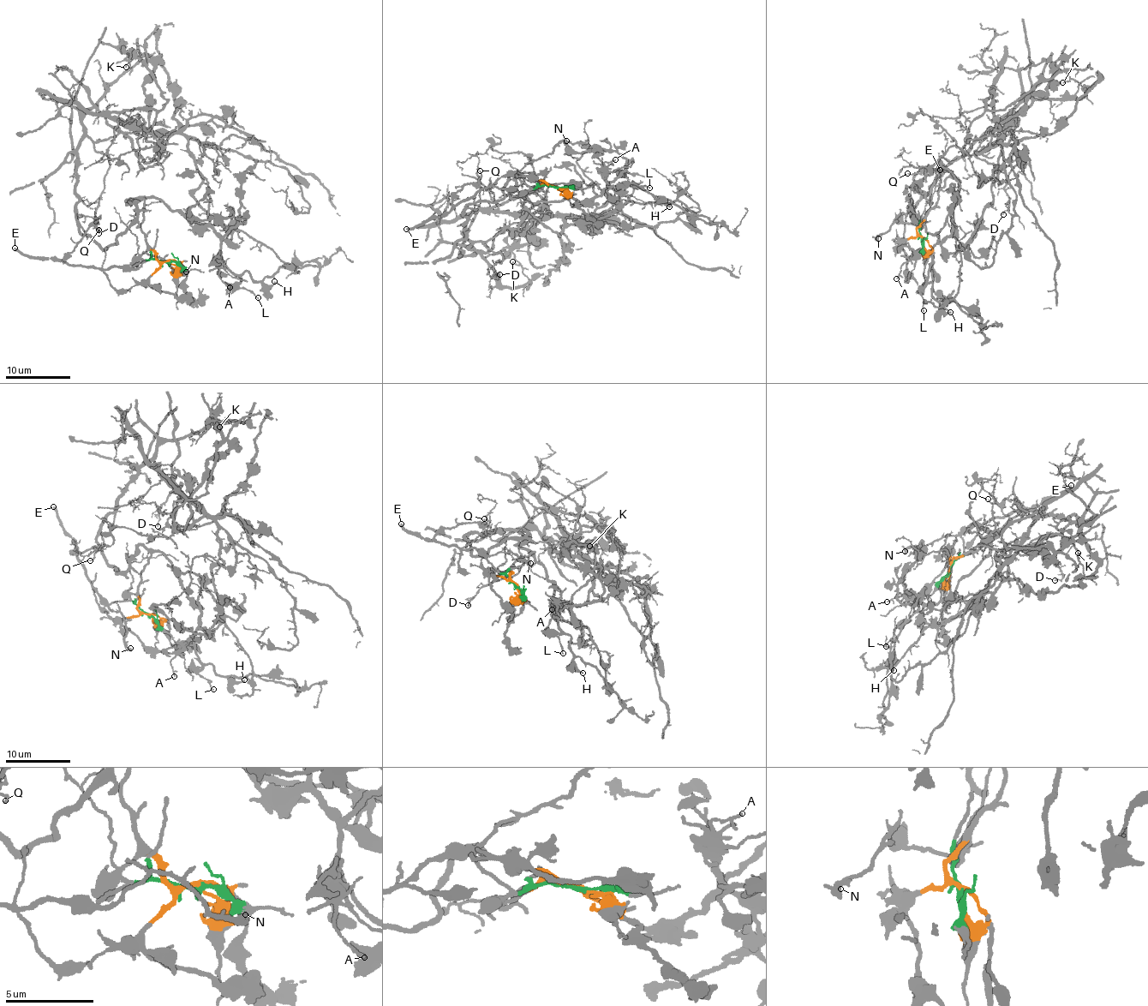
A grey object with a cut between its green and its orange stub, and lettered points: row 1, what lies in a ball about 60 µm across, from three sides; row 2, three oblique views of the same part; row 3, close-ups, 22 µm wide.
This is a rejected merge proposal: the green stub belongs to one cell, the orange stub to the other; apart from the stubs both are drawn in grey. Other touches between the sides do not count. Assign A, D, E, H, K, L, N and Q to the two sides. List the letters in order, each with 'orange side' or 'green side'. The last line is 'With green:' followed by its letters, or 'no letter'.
A: orange side
D: orange side
E: green side
H: orange side
K: orange side
L: orange side
N: green side
Q: green side
With green: E, N, Q

